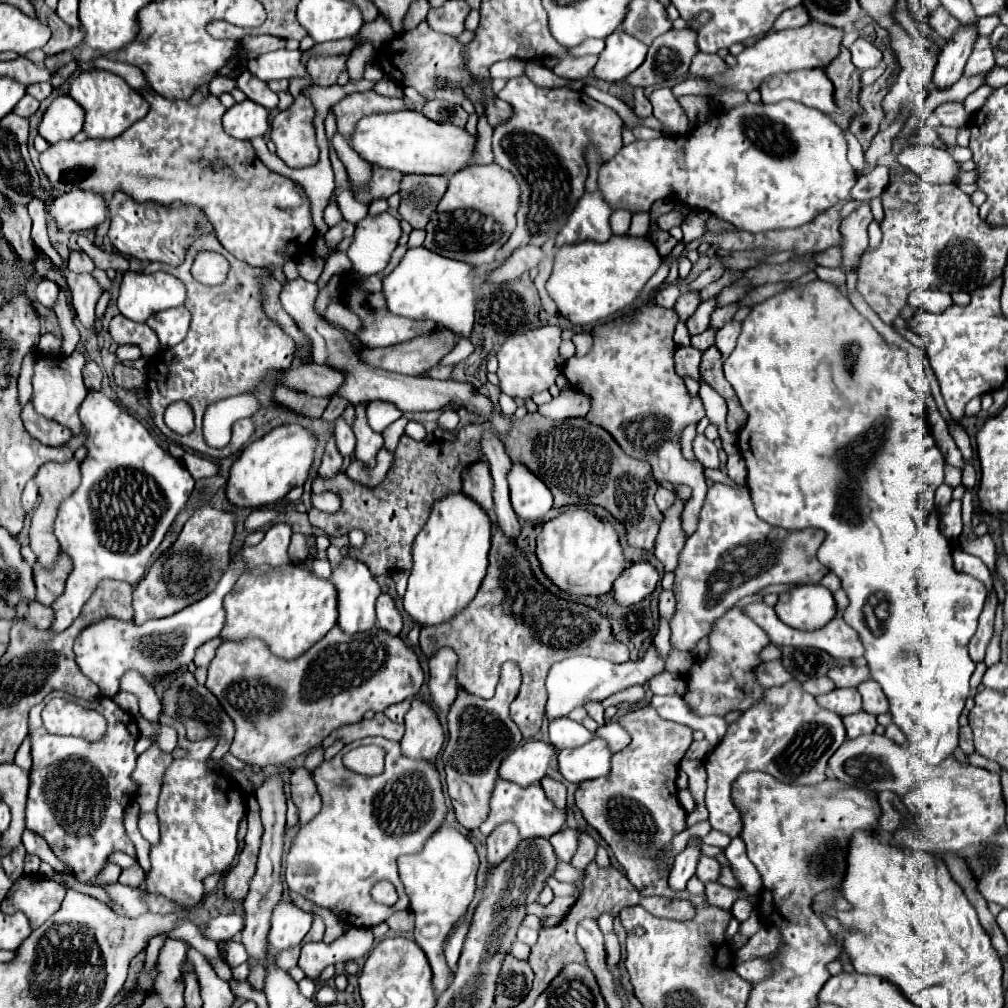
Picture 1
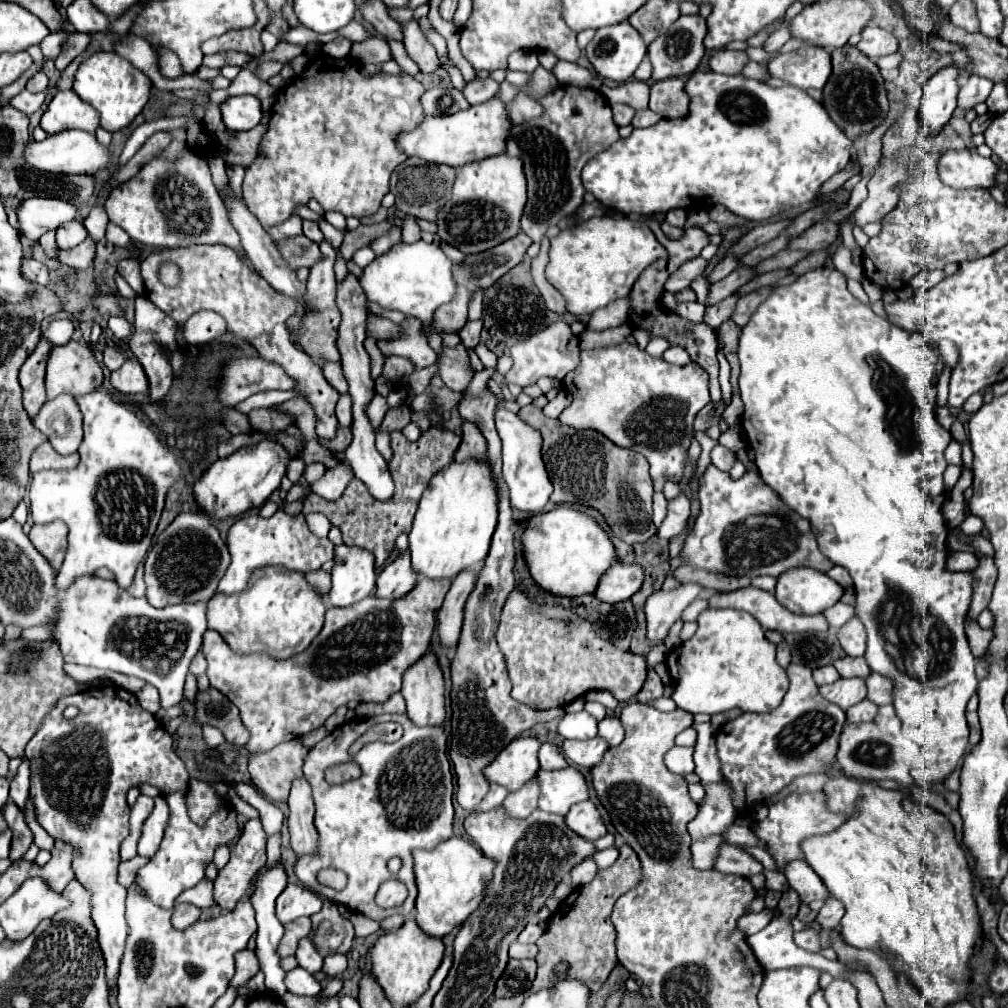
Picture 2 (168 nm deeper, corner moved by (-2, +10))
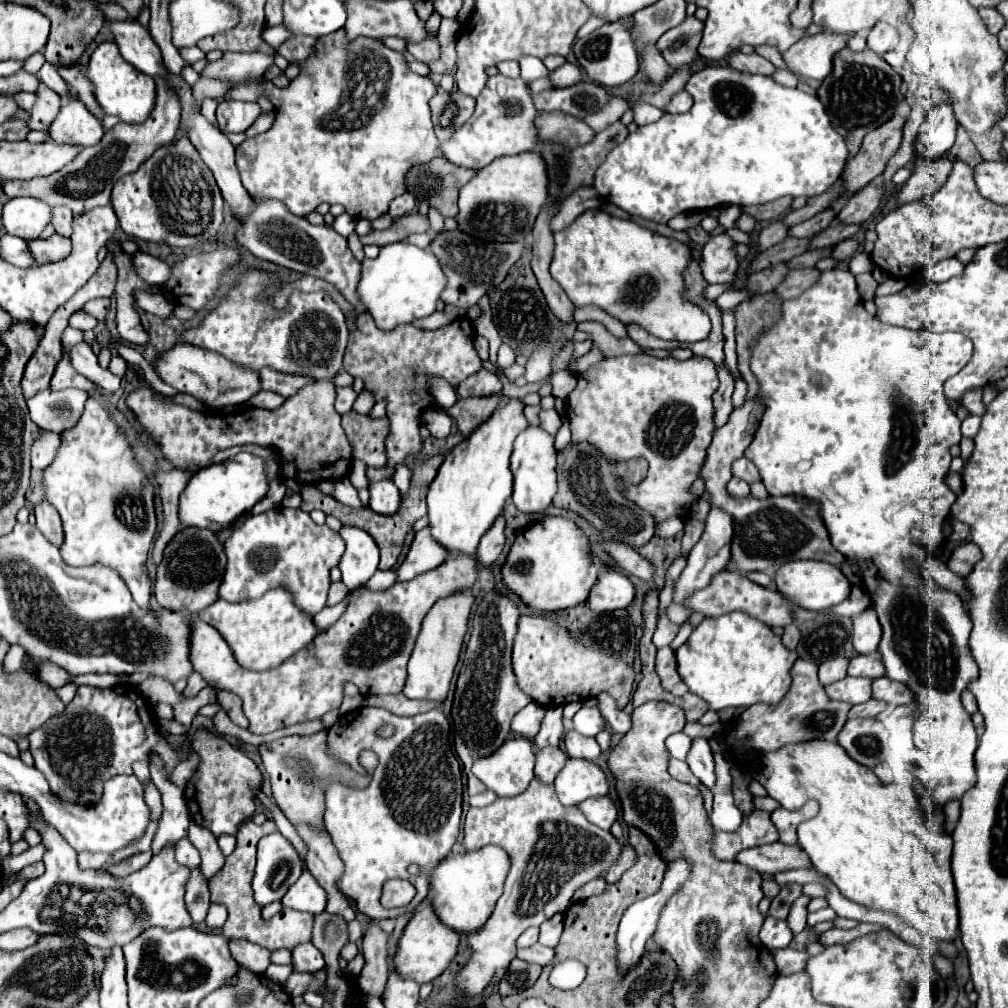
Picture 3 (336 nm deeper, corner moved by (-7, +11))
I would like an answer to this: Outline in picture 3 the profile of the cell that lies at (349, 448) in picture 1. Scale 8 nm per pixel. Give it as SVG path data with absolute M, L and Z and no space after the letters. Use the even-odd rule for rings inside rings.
M339 387L337 389L337 399L335 399L335 411L339 415L345 415L353 409L353 403L357 399L357 393L353 391L353 387Z

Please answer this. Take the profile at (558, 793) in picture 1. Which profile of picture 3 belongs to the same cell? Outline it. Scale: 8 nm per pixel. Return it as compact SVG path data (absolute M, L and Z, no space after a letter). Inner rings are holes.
M551 707L551 709L547 709L547 715L545 715L543 723L541 723L541 729L535 735L535 749L559 747L561 737L563 737L561 713L563 713L563 707Z

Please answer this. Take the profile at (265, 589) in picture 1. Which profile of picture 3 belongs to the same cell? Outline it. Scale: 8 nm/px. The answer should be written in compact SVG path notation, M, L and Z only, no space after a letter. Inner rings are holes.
M269 589L259 599L239 603L217 599L199 613L199 619L215 627L231 647L237 663L251 671L265 671L281 665L319 635L313 617L303 613L295 601L291 601L291 593L287 593L287 589Z

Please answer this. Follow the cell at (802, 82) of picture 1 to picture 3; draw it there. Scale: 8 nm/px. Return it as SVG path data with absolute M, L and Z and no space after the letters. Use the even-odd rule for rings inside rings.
M831 33L803 37L783 53L783 61L795 75L823 81L831 73L833 55L847 45L849 37Z

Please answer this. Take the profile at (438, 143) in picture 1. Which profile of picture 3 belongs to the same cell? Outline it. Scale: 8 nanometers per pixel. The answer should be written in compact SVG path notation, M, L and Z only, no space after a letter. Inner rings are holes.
M505 75L489 77L487 87L477 97L475 113L467 123L463 123L449 141L443 141L441 155L453 165L467 169L481 169L493 159L503 155L517 155L523 151L533 151L537 145L537 129L533 125L537 109L529 95L523 79L509 79Z

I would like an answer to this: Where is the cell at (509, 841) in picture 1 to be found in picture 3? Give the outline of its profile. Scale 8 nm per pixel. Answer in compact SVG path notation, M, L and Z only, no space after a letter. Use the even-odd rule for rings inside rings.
M543 749L537 751L537 763L535 763L535 777L543 783L543 785L551 785L555 775L563 769L567 761L567 755L561 749Z

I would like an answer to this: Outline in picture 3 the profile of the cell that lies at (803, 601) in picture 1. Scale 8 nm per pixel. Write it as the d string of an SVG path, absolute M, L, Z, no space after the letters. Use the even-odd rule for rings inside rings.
M789 561L787 565L779 567L779 571L775 573L775 583L783 597L793 601L797 607L809 609L809 611L829 609L841 603L843 599L847 599L851 591L851 583L841 573L841 569L825 561Z

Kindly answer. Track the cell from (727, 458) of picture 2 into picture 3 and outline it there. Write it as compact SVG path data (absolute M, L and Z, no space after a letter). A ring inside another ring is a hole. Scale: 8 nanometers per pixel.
M739 457L739 459L735 459L731 471L733 471L735 477L745 479L747 483L753 483L753 481L759 479L759 471L755 469L755 465L753 465L751 461L747 461L747 457Z

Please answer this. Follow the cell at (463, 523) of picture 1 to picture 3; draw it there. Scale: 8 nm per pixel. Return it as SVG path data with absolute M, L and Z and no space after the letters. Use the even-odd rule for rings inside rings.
M519 399L503 403L491 415L487 425L481 425L469 439L461 441L447 453L437 477L429 485L427 515L431 537L449 553L473 555L483 533L487 533L487 529L491 529L495 519L503 513L513 489L509 455L515 437L527 427L523 407L525 405Z

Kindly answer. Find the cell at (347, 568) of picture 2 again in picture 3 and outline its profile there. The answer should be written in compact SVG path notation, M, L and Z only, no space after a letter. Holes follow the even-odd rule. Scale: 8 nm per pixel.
M343 527L339 535L347 543L339 569L343 573L343 583L347 585L349 591L353 591L361 587L365 581L369 581L377 571L379 547L375 545L375 539L363 529Z

